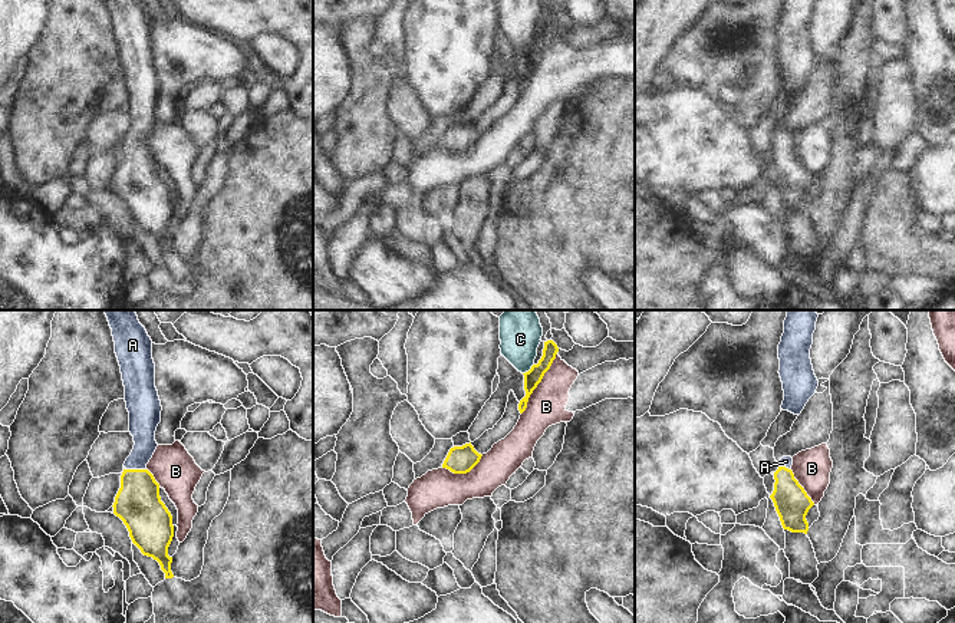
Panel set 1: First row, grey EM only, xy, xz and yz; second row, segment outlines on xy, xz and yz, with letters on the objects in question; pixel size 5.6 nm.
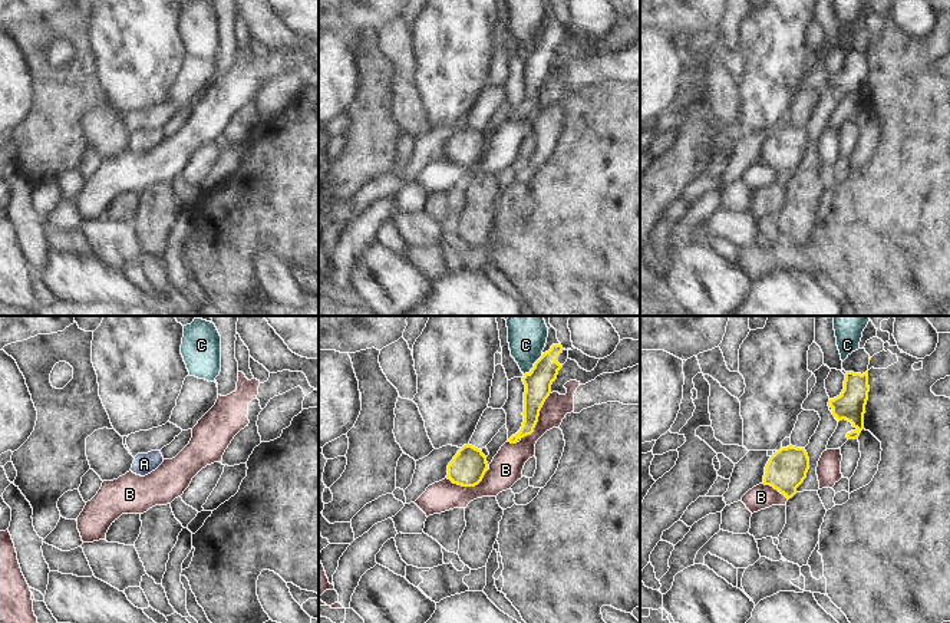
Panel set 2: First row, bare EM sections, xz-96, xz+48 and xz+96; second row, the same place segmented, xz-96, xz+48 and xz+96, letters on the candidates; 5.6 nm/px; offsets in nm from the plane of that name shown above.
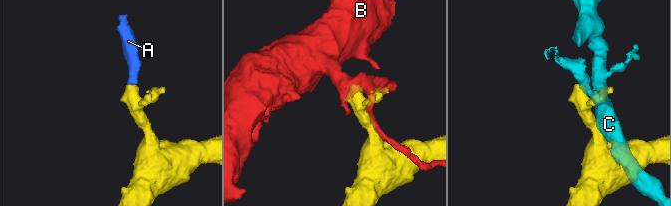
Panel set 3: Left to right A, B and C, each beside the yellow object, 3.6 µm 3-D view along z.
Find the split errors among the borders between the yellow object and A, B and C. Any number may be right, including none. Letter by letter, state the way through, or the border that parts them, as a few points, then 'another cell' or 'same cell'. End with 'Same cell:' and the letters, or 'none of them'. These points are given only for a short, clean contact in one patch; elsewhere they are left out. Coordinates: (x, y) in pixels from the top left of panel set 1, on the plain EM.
A: across xy (138, 183), (135, 148), (142, 131), (142, 105) | same cell
B: another cell
C: along xz (533, 42), (523, 52) | another cell
Same cell: A

